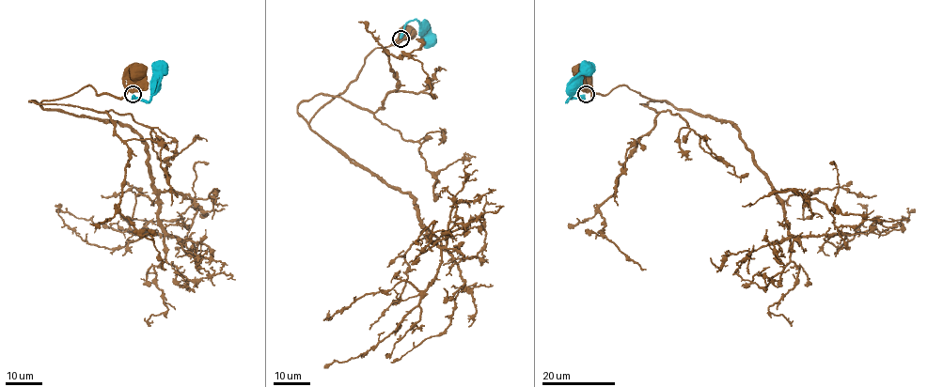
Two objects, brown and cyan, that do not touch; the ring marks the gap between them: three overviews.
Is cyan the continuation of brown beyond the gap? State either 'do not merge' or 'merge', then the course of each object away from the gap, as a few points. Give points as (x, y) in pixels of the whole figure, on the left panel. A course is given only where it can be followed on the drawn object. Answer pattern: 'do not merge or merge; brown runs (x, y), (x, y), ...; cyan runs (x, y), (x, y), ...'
do not merge; brown runs (133, 92), (133, 70), (136, 69); cyan runs (133, 95), (148, 101), (155, 77), (162, 74), (160, 71)

